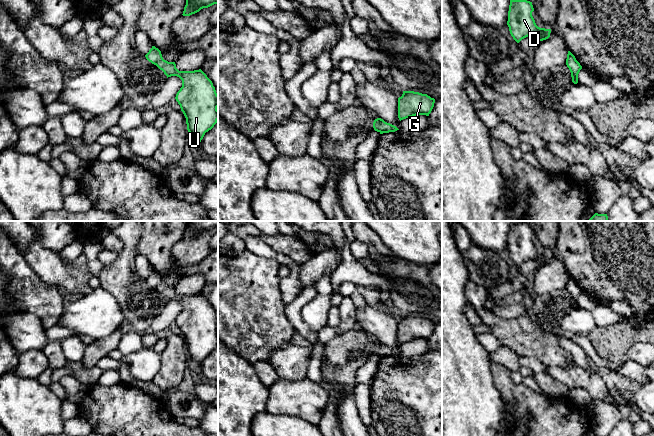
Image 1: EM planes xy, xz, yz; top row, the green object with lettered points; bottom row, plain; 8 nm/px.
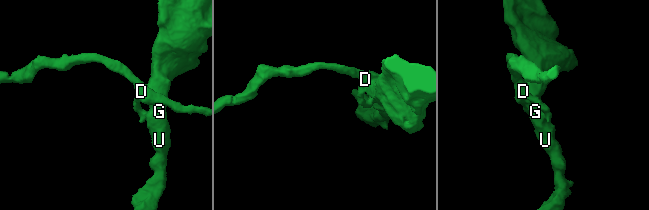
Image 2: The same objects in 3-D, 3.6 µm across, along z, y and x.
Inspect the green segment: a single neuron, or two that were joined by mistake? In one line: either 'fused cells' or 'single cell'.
fused cells

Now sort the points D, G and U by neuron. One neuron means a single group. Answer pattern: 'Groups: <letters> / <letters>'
Groups: D / G U

